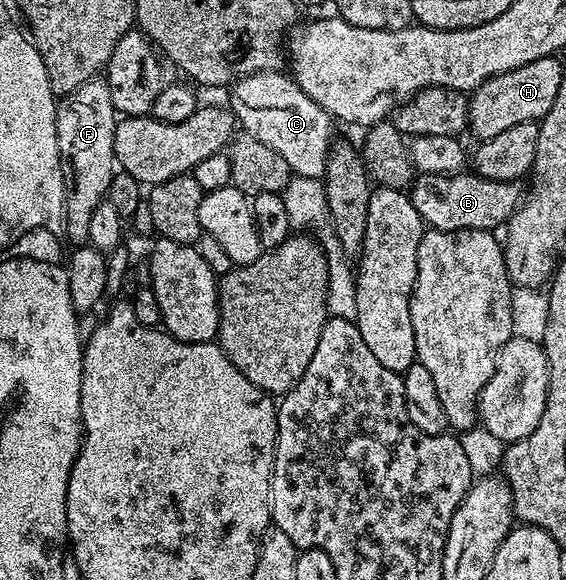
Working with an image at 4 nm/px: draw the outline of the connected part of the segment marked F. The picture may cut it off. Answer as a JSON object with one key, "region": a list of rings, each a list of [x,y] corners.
{"region":[[[103,77],[91,78],[82,84],[74,93],[63,95],[56,103],[56,135],[60,149],[60,164],[64,168],[64,233],[72,244],[88,242],[90,232],[90,215],[94,208],[105,201],[114,171],[117,169],[114,156],[114,128],[118,115],[114,108],[114,100],[110,100],[110,88]]]}

